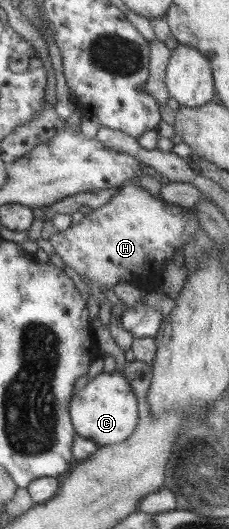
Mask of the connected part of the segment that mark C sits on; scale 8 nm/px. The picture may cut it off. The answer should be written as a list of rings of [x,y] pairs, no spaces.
[[[101,372],[81,389],[77,389],[68,402],[68,413],[75,435],[92,440],[97,446],[124,441],[136,427],[136,398],[122,374]]]

